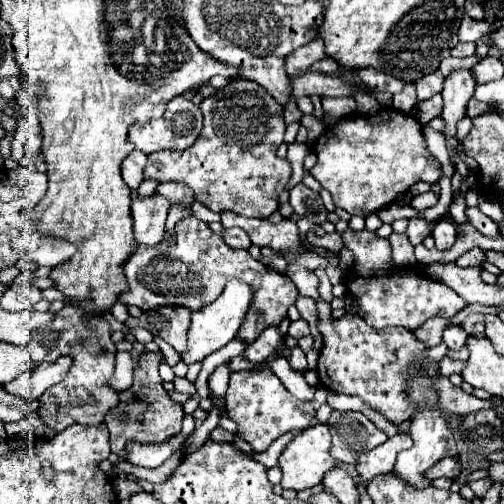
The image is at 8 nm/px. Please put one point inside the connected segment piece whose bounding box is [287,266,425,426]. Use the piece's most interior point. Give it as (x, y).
(356, 359)

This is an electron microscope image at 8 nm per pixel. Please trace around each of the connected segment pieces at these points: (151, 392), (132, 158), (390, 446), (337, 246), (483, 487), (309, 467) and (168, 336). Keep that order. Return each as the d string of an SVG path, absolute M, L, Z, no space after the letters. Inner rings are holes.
M145 352L143 358L139 360L139 368L135 370L135 374L145 374L145 380L137 380L133 388L123 392L123 402L119 402L119 406L115 410L111 410L111 414L107 414L107 428L111 432L111 452L119 454L125 460L125 444L129 440L137 440L143 444L159 444L175 434L181 432L181 422L185 418L183 406L173 402L167 392L161 386L161 378L159 378L159 364L161 364L161 354L159 352ZM133 396L135 398L147 398L147 410L143 410L139 414L137 420L133 420ZM117 412L127 412L127 422L117 420Z
M133 150L121 164L121 174L123 174L123 180L129 188L137 190L139 184L143 182L143 168L147 164L147 154L139 152L139 150Z
M397 434L393 438L389 438L385 444L377 446L375 450L363 454L363 458L359 458L357 462L357 474L359 474L359 484L369 482L373 476L377 474L385 474L385 472L393 472L395 468L395 460L397 454L401 450L411 448L411 436L409 434Z
M309 232L309 234L307 234L307 240L309 240L311 244L315 244L315 246L323 246L323 248L331 250L333 254L339 254L339 250L341 250L341 246L343 246L341 234L337 234L337 232L325 234L325 236L315 236L313 232Z
M488 478L471 481L469 487L476 494L476 497L483 498L486 492L491 488L492 483Z
M317 424L307 428L303 434L299 434L281 454L279 466L283 470L283 488L293 488L293 490L305 490L317 486L323 476L337 466L337 460L331 456L331 430L327 424Z
M161 306L157 310L147 310L139 318L125 322L127 328L147 328L153 336L169 342L175 352L183 354L187 348L187 330L191 322L191 310L185 306Z

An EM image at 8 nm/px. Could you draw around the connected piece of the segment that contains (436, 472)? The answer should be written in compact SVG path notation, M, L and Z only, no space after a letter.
M443 458L433 468L429 468L425 472L425 478L427 480L435 480L435 478L441 478L441 476L455 478L455 476L459 476L459 472L461 472L461 466L453 458Z

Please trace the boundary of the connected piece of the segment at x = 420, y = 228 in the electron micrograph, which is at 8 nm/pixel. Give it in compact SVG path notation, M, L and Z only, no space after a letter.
M411 218L411 220L409 220L409 226L407 226L407 230L405 230L405 234L407 234L407 238L409 238L409 242L411 242L413 246L421 244L423 238L429 234L427 220L423 220L423 218Z

